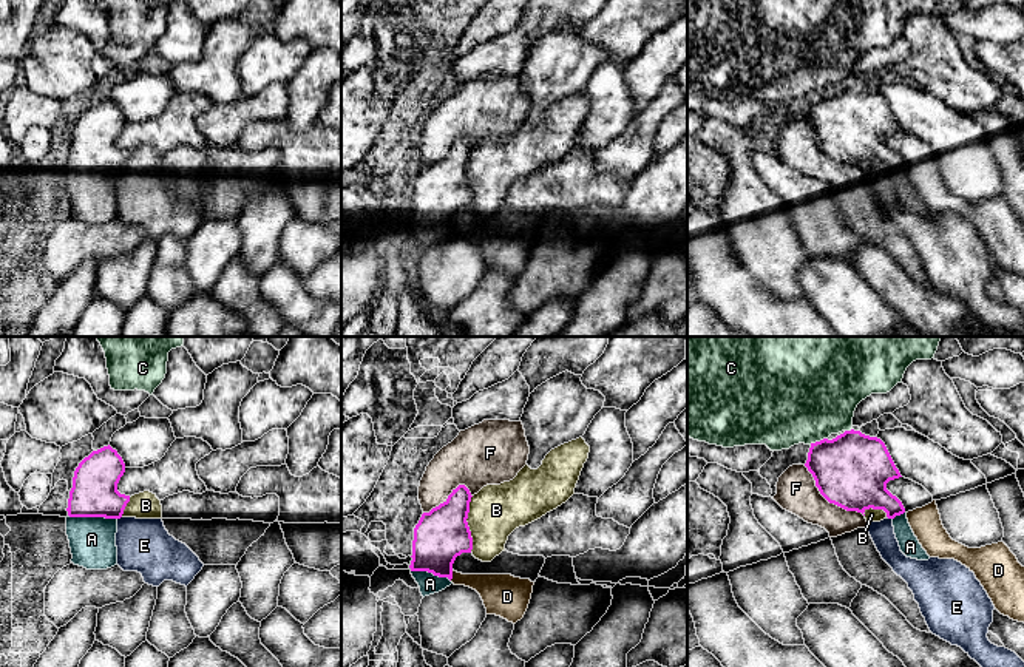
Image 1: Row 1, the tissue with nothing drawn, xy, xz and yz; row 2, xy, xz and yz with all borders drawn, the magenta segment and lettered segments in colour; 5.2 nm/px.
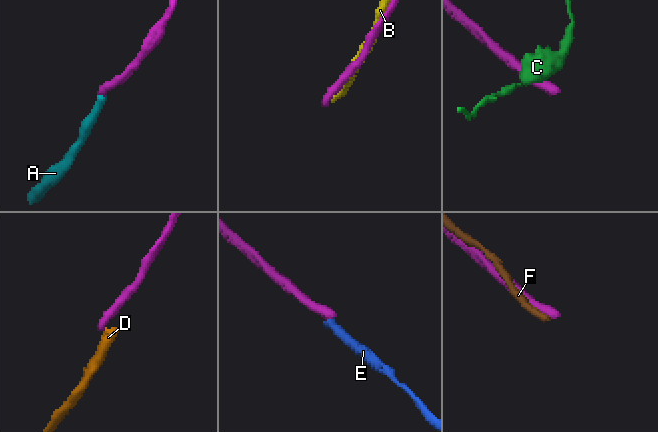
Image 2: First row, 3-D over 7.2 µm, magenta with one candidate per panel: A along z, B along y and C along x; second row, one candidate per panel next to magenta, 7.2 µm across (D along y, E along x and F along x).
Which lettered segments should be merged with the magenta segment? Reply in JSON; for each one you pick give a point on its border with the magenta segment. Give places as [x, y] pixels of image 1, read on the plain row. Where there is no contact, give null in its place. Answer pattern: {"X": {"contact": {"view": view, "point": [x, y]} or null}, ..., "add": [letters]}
{"A": {"contact": {"view": "xy", "point": [93, 170]}}, "add": ["A"]}

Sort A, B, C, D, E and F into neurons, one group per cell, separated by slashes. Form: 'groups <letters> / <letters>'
groups A / B E / C / D / F

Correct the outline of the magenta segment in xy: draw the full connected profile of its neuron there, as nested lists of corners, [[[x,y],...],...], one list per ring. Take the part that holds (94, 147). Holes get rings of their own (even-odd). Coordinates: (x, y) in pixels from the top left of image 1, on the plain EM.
[[[110,99],[93,105],[76,122],[66,162],[74,219],[86,224],[117,219],[117,174],[130,156],[130,150],[117,145],[124,127],[125,117]]]

